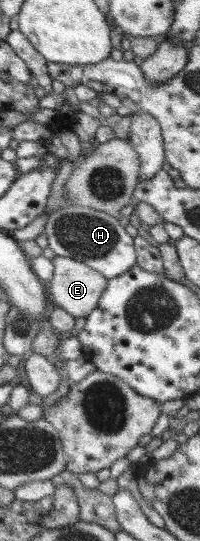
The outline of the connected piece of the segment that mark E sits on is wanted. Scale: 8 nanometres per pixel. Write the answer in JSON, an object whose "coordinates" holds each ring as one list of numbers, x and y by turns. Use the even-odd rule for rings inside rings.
{"coordinates":[[55,256,52,262,53,277,47,287,51,301,75,318,86,318,97,307,108,278,81,260]]}

